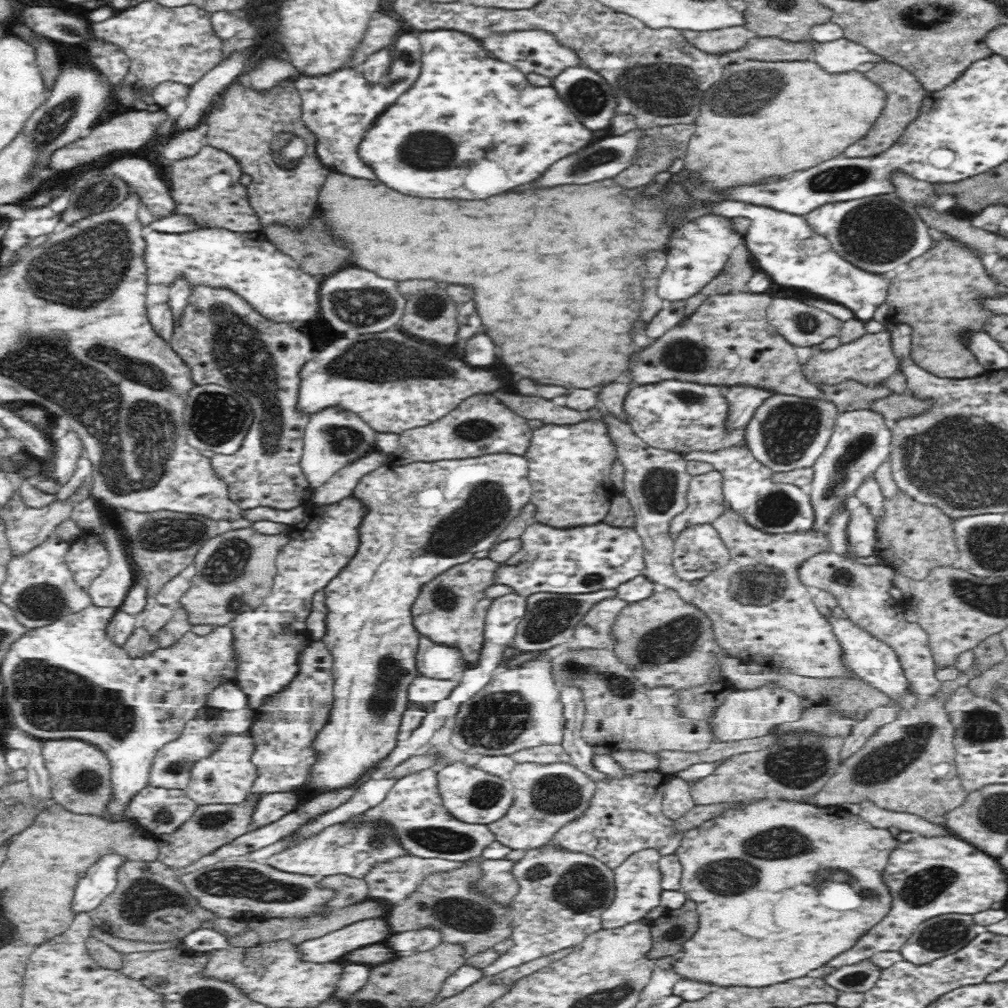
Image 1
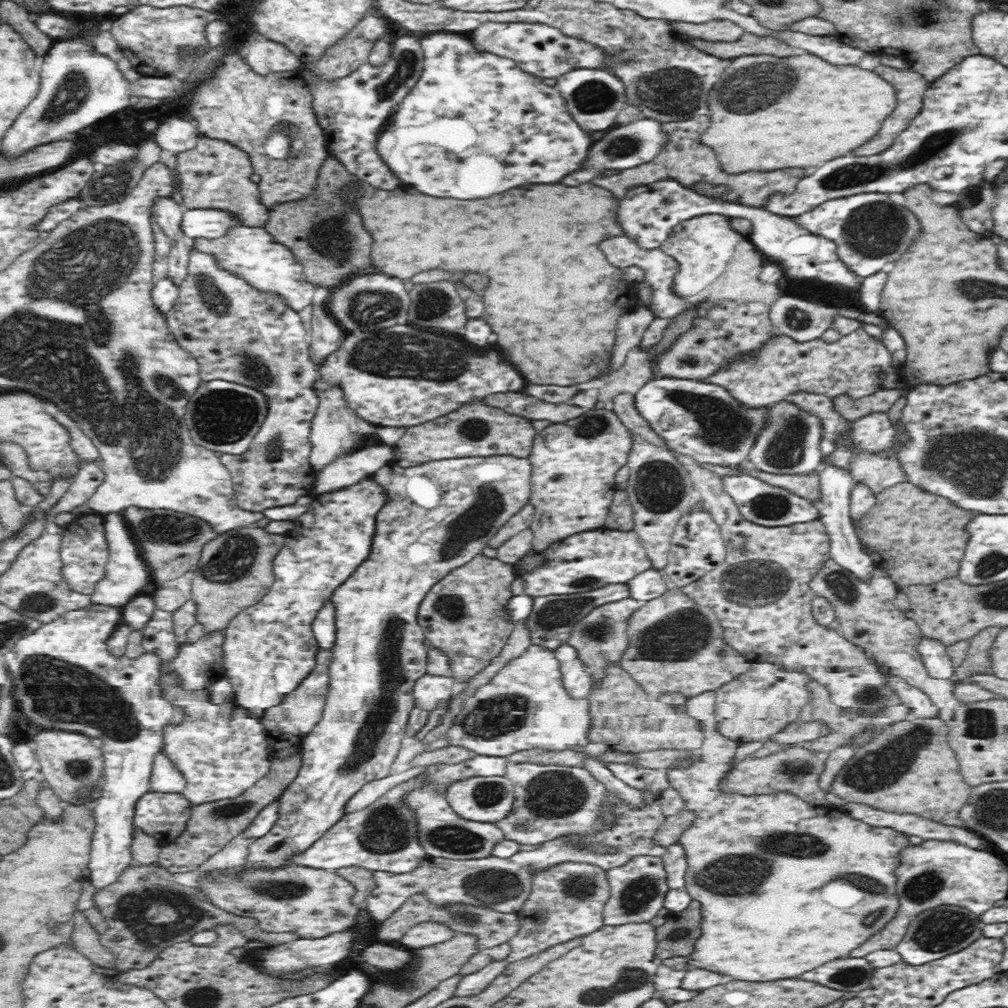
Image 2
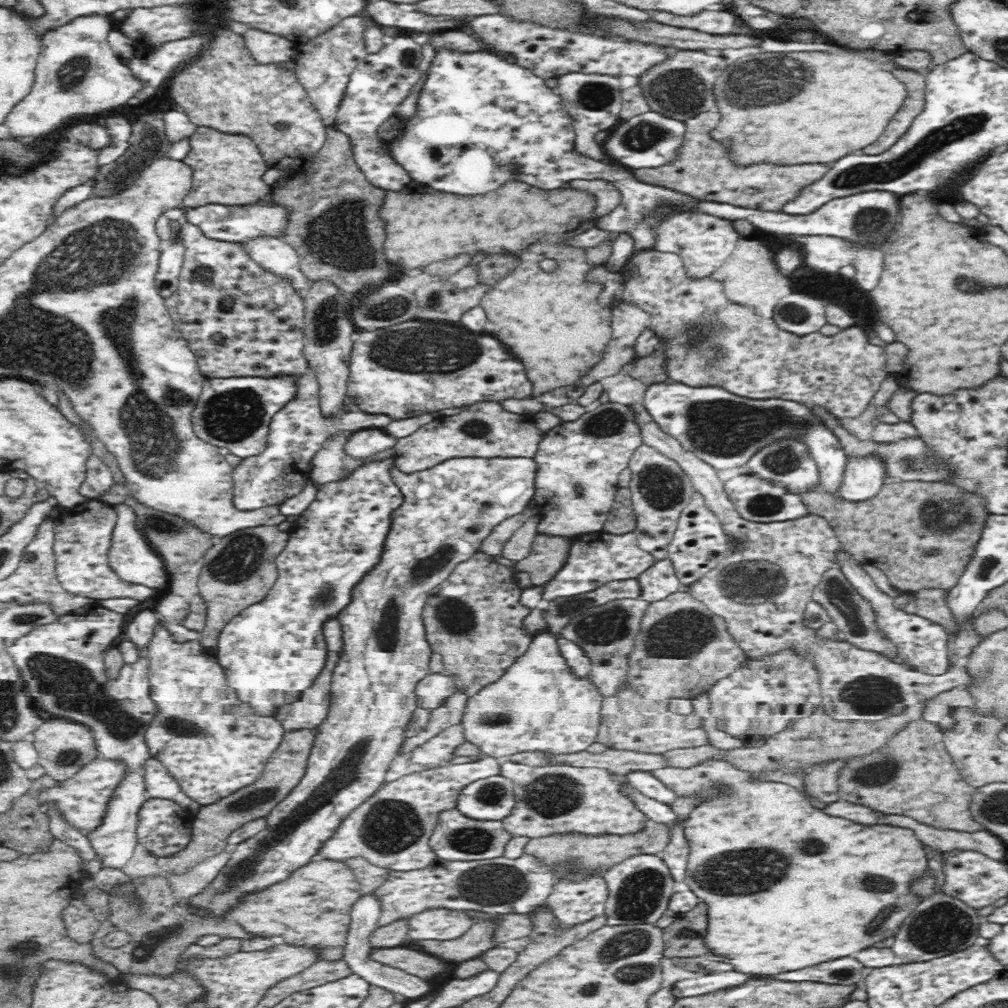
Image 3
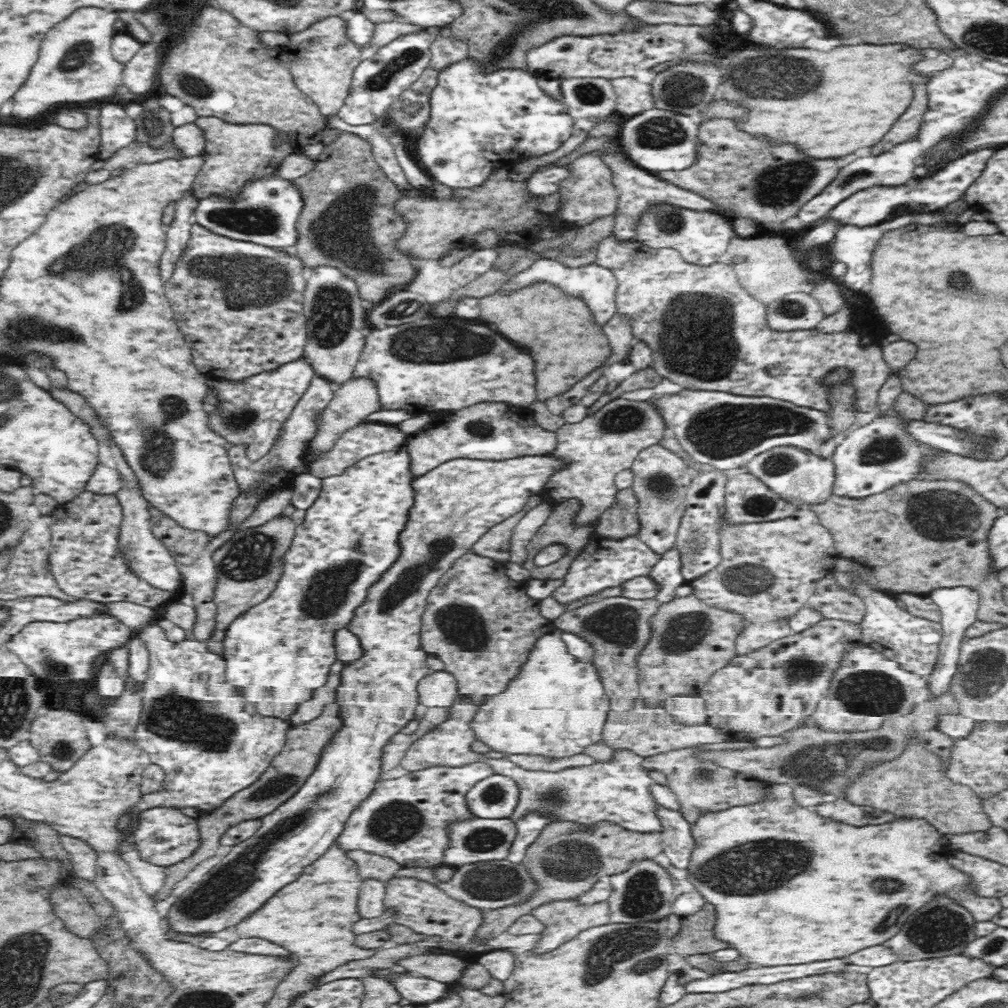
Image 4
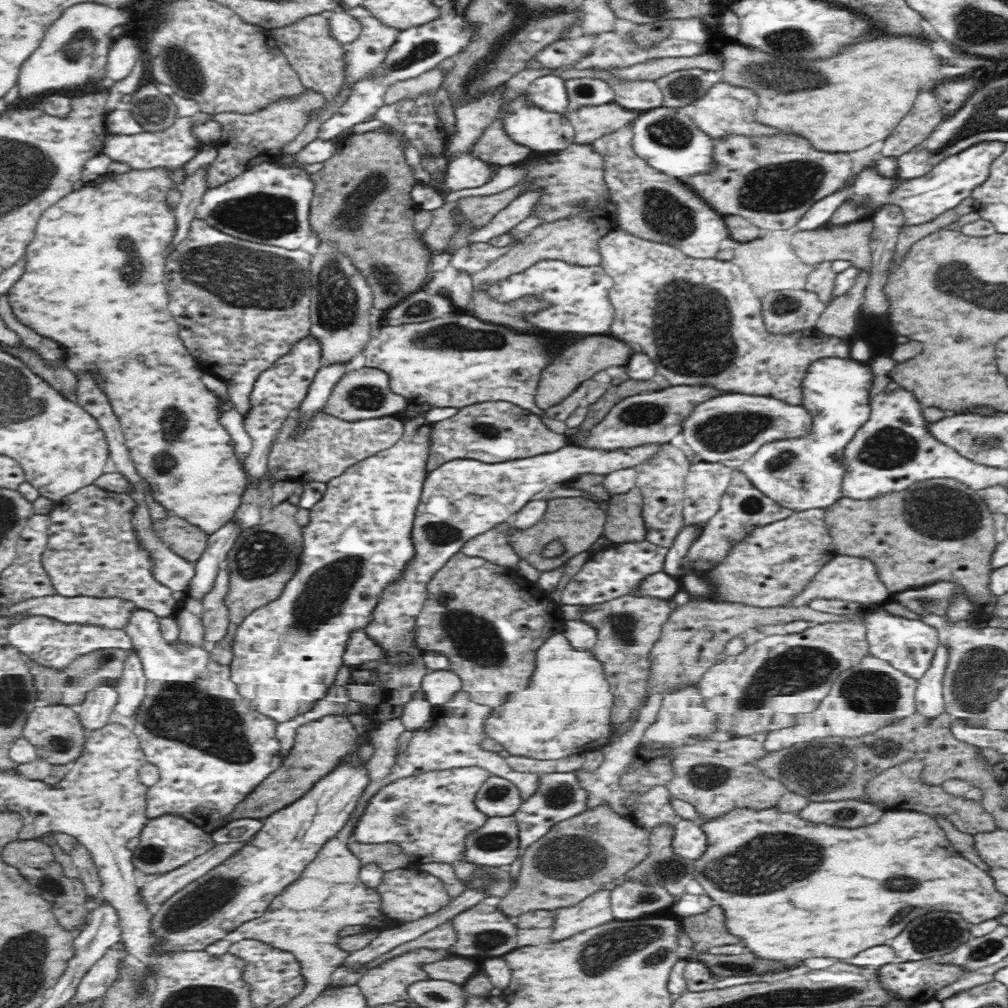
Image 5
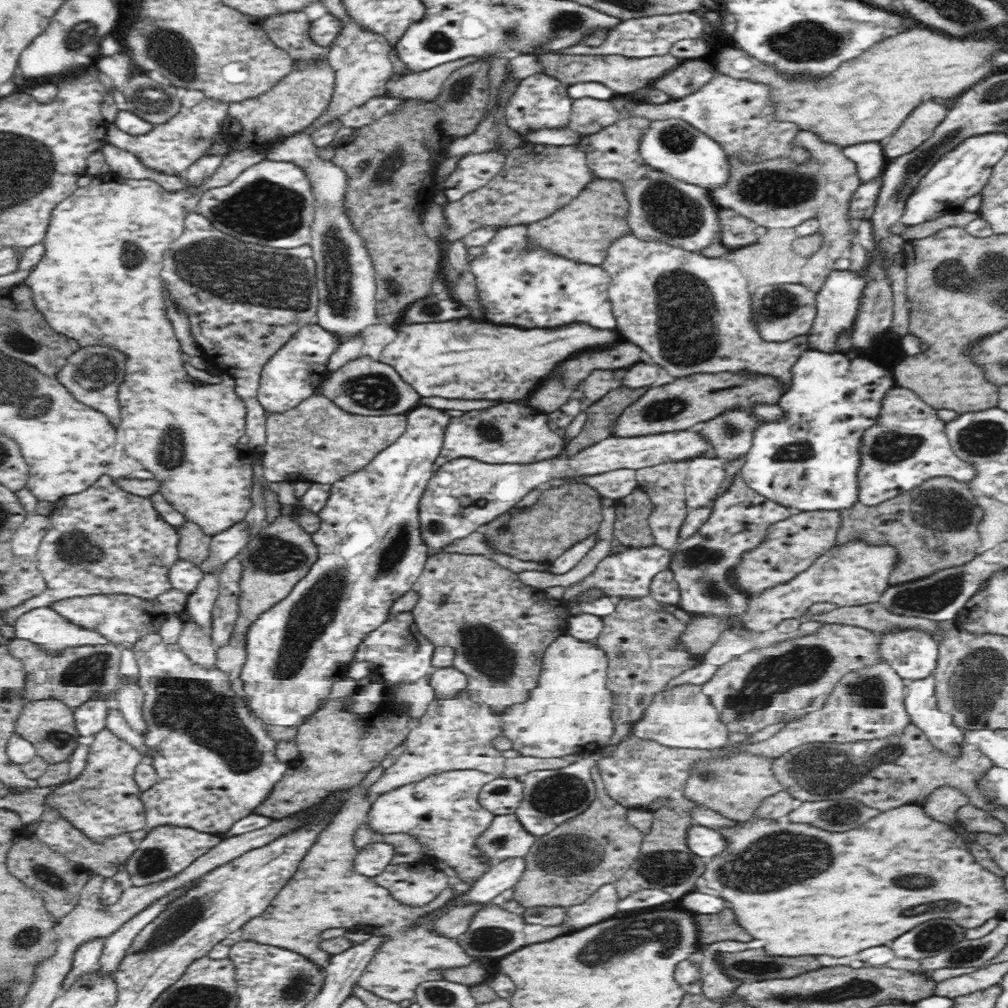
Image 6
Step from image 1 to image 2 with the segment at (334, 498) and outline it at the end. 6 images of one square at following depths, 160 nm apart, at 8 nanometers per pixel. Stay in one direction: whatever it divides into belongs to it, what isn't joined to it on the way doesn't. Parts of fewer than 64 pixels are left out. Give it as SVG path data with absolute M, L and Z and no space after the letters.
M376 443L358 452L340 456L316 475L313 482L314 495L332 494L354 486L372 476L379 468L393 463L394 448L388 445Z

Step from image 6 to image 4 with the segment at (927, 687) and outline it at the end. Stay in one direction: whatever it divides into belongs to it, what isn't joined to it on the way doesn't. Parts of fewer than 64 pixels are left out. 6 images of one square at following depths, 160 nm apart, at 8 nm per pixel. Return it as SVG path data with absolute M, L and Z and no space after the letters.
M955 586L954 588L934 589L930 592L933 606L941 613L940 623L943 630L943 638L940 644L940 654L934 672L928 676L929 689L938 690L948 688L957 672L960 656L961 642L965 637L965 632L974 624L976 612L978 612L978 602L980 602L980 593L970 588L970 586Z

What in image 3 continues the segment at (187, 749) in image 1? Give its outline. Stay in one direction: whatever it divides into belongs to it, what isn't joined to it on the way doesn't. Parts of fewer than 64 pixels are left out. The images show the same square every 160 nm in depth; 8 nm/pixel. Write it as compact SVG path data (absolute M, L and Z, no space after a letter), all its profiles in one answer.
M152 758L147 764L146 791L151 798L174 800L181 804L182 808L197 813L200 806L186 796L178 780L170 775L166 766L160 760Z

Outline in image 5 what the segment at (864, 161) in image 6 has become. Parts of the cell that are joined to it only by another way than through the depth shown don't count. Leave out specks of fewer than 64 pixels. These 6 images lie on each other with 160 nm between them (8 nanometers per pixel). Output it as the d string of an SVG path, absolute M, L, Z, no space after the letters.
M994 142L980 143L974 148L968 148L966 152L960 152L958 156L945 158L930 174L912 178L912 180L896 180L896 178L882 180L880 176L874 176L871 165L866 166L858 173L858 178L854 178L852 188L854 192L850 192L848 199L854 208L866 211L869 216L878 208L891 204L903 210L906 225L924 224L934 220L938 214L946 212L948 208L954 208L964 198L968 198L974 187L982 184L988 178L990 162L994 161L994 158L1000 156L1002 152L1004 152L1004 144L1000 144L1000 142L998 144L994 144Z

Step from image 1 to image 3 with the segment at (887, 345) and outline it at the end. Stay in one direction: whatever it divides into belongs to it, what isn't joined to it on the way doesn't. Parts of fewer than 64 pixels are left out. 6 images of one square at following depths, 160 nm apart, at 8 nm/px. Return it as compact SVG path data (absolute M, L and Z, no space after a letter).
M656 249L641 251L631 257L622 274L626 275L622 300L640 306L651 315L649 328L656 332L659 342L666 347L668 359L665 368L674 381L694 387L714 385L751 400L779 399L822 405L830 409L837 419L842 419L857 417L869 408L882 381L890 374L886 368L885 348L870 344L864 330L851 327L829 337L820 332L796 336L781 330L773 318L765 318L761 311L732 304L722 291L722 283L712 279L688 279L680 255Z

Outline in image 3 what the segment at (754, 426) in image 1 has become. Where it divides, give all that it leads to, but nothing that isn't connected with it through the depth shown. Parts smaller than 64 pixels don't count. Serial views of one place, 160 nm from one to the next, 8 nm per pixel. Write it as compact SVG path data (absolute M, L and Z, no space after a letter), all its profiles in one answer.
M781 438L772 441L764 448L758 449L747 462L751 474L762 479L771 481L774 484L782 484L788 492L799 494L800 491L808 490L810 487L819 484L819 468L814 457L810 455L810 449L800 439Z

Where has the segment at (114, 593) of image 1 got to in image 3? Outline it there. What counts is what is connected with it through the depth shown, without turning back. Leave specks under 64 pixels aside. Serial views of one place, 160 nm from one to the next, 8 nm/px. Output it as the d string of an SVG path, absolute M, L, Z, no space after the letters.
M125 503L119 504L114 509L117 519L113 526L111 547L107 556L111 571L121 582L142 585L163 592L168 582L168 574L163 568L164 562L136 527L134 511Z

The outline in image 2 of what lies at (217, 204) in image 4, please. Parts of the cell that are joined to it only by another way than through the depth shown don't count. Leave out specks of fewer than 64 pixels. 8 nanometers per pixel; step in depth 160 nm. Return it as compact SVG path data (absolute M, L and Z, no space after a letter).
M185 209L179 227L190 239L222 236L229 228L240 225L223 210L208 209Z

